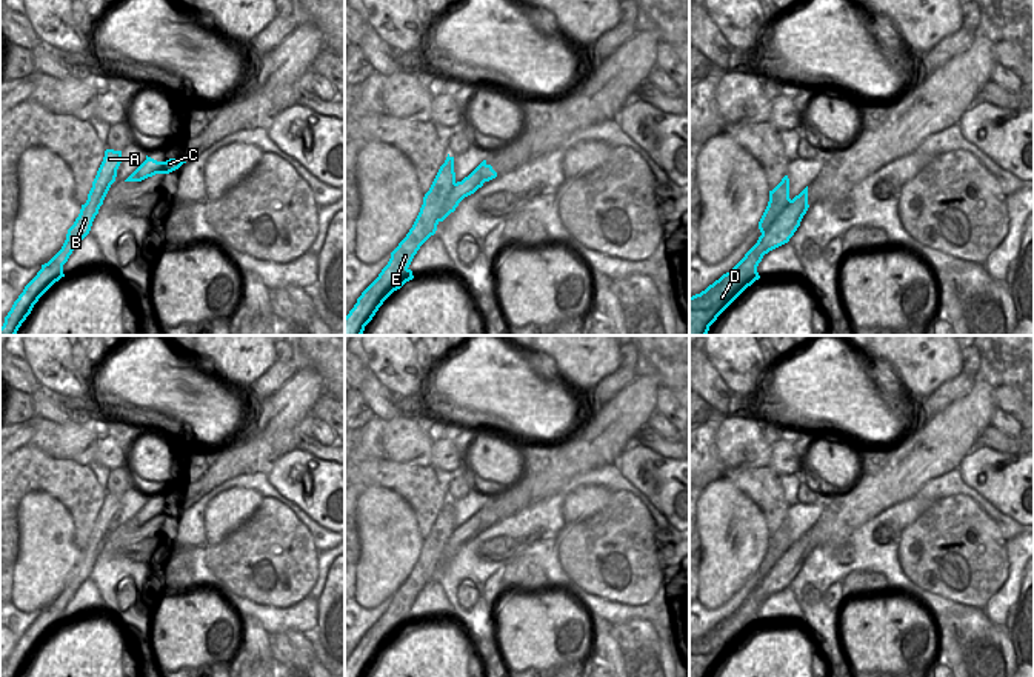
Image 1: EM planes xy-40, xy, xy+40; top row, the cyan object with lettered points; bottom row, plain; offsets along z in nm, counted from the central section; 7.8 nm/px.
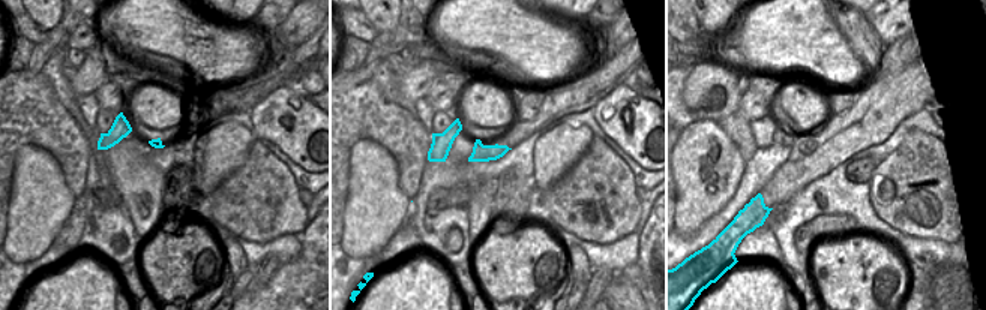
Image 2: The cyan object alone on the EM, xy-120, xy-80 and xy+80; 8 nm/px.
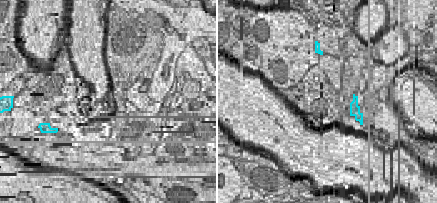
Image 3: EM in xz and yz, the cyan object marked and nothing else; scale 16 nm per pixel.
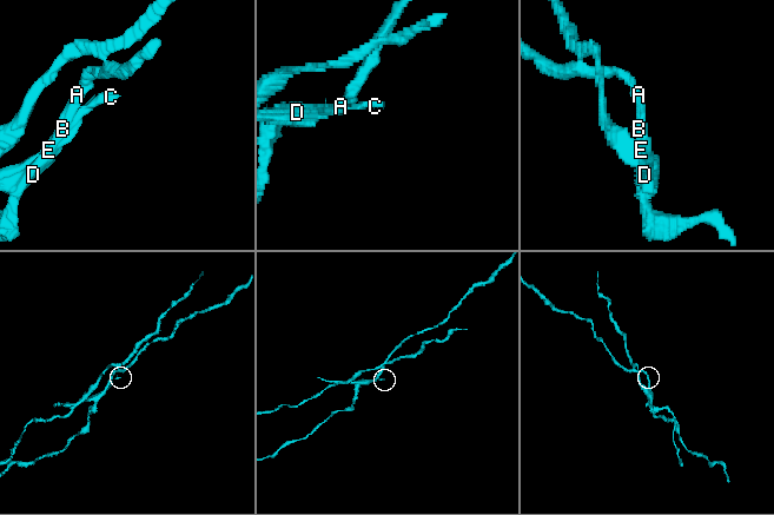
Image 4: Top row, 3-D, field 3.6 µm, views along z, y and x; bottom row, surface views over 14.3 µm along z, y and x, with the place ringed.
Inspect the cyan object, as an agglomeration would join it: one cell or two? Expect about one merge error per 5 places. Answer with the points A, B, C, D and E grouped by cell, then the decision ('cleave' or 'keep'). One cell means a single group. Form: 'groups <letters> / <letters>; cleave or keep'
groups A B E / C D; cleave

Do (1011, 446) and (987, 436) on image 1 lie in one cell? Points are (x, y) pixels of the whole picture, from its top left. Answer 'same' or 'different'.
same

